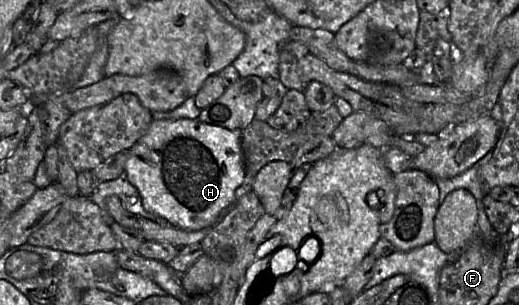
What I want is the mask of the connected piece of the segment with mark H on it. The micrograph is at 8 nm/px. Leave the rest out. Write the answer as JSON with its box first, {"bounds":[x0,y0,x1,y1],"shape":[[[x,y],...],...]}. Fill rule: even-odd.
{"bounds":[125,119,245,231],"shape":[[[154,119],[129,149],[125,163],[125,174],[139,191],[144,209],[184,230],[197,231],[216,224],[234,204],[235,190],[245,178],[241,131],[210,125],[198,119]]]}

